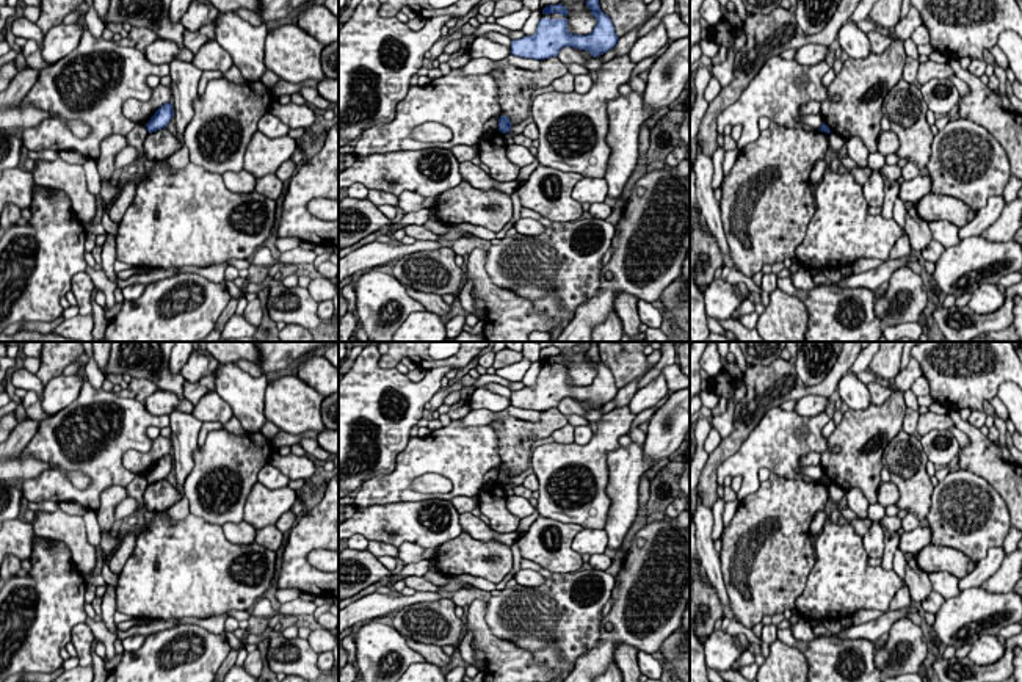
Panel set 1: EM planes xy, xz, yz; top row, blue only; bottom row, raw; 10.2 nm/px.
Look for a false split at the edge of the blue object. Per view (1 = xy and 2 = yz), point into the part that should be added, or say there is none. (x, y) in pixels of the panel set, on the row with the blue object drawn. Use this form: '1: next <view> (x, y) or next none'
1: next none
2: next none

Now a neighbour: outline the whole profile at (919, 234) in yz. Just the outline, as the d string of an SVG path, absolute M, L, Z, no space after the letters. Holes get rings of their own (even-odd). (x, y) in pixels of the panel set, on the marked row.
M915 204L904 215L904 230L909 237L911 249L919 252L933 240L930 226L919 216Z

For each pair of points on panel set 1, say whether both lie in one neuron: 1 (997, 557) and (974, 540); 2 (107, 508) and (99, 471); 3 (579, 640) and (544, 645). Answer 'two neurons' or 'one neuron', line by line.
1: two neurons
2: two neurons
3: one neuron

